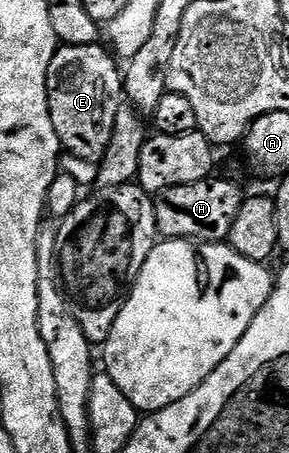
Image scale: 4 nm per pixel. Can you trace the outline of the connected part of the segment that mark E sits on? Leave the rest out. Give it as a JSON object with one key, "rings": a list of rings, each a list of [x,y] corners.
{"rings":[[[102,43],[56,47],[53,62],[49,62],[47,97],[53,130],[62,151],[68,156],[98,165],[109,150],[109,138],[113,136],[117,110],[125,104],[123,72],[116,57]]]}

